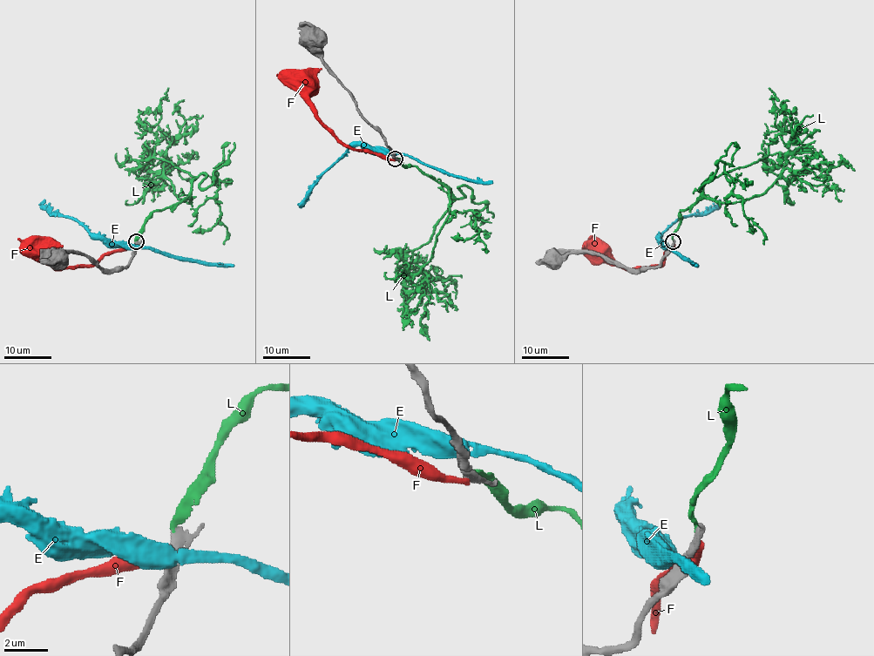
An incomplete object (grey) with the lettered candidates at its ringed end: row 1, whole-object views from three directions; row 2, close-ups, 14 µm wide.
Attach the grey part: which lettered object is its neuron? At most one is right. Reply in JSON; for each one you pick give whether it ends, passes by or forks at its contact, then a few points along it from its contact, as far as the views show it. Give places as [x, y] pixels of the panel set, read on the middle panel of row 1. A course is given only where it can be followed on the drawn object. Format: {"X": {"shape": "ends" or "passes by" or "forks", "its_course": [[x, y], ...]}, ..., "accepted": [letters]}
{"L": {"shape": "ends", "its_course": [[394, 158], [457, 198], [464, 195], [460, 185], [472, 191], [472, 201], [485, 205], [474, 219], [483, 249]]}, "accepted": ["L"]}

